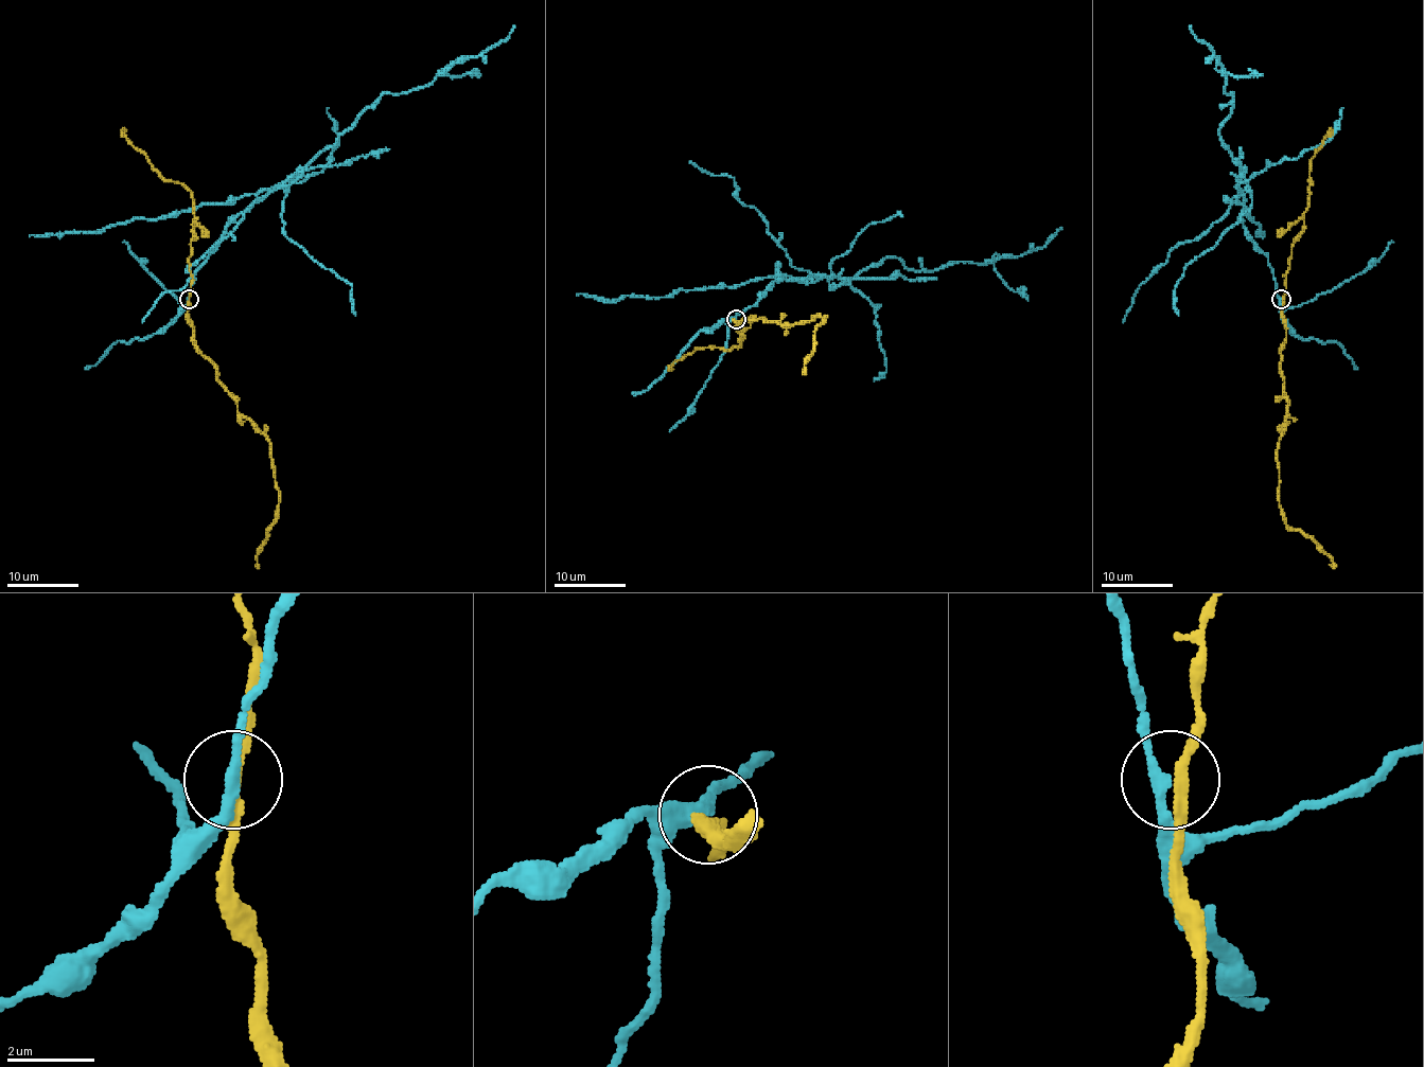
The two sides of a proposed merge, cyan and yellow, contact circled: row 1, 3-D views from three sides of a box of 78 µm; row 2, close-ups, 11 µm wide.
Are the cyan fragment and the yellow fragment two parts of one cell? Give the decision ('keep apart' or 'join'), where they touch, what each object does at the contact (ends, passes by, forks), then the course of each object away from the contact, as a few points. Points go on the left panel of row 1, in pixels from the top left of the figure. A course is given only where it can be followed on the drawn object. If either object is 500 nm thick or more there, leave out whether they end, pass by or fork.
keep apart; at (189, 299); cyan passes by; yellow passes by; cyan runs (189, 299), (194, 270), (228, 226), (295, 179), (384, 93), (418, 90), (495, 47), (514, 25); yellow runs (189, 299), (192, 342), (215, 368), (238, 410), (269, 443), (277, 519), (257, 555), (259, 568)

